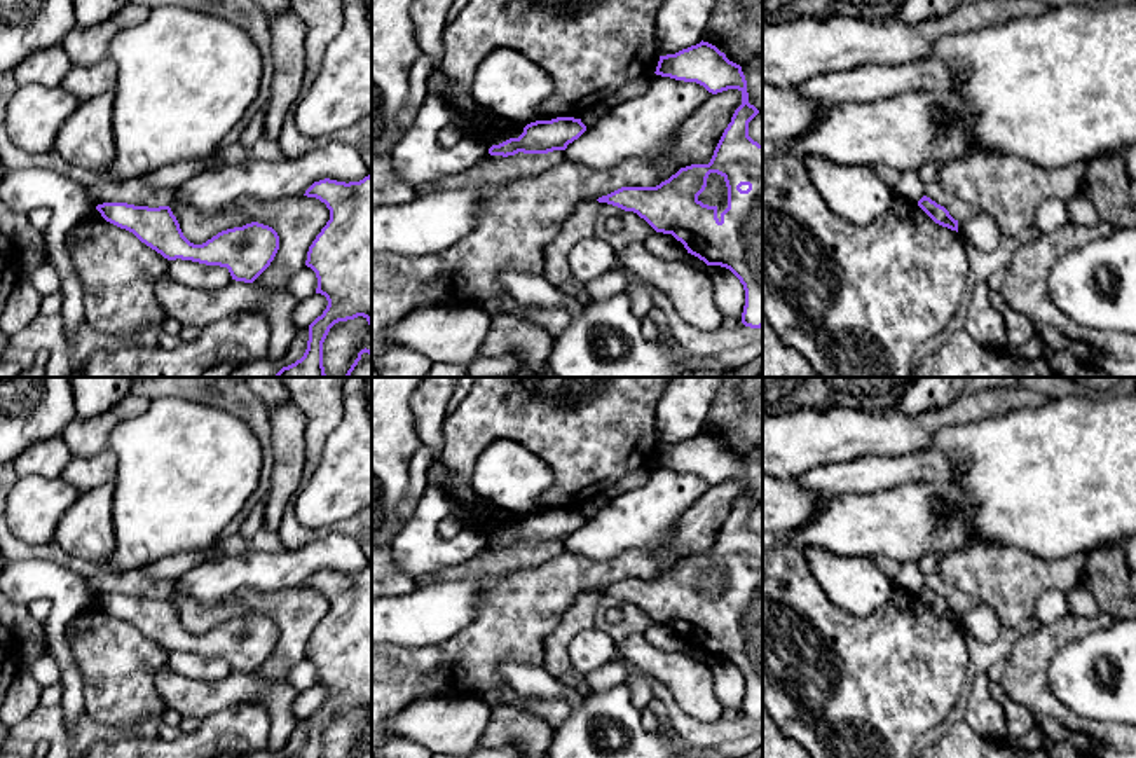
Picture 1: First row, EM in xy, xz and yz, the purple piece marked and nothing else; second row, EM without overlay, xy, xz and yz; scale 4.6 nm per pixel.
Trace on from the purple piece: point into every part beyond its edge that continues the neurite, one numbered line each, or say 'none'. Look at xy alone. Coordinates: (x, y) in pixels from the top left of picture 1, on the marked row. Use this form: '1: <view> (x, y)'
none

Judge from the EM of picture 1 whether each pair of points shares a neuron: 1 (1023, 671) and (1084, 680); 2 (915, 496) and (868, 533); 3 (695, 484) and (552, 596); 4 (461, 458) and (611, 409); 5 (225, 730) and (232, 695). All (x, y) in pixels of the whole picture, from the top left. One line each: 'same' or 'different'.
1: different
2: same
3: different
4: same
5: different

